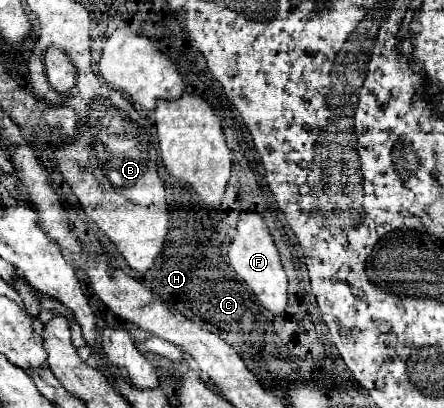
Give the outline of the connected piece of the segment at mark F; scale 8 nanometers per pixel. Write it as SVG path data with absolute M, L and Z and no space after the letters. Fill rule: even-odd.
M243 213L237 225L237 235L229 247L229 261L231 267L235 267L235 273L239 277L243 277L243 281L253 289L255 297L261 301L261 305L279 315L285 311L285 303L287 303L287 279L285 279L285 271L279 259L279 251L269 235L267 225L263 223L263 219L257 213Z

